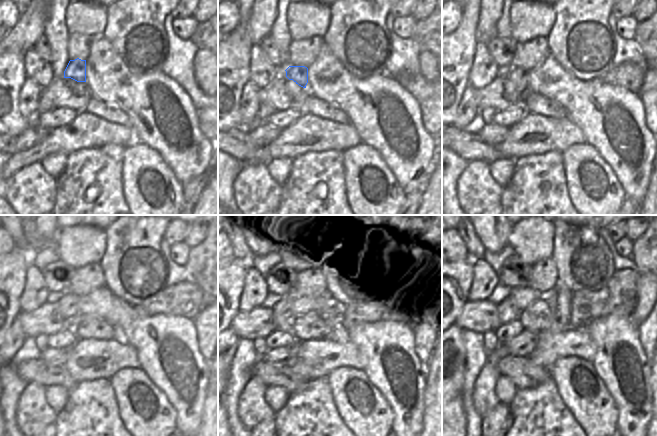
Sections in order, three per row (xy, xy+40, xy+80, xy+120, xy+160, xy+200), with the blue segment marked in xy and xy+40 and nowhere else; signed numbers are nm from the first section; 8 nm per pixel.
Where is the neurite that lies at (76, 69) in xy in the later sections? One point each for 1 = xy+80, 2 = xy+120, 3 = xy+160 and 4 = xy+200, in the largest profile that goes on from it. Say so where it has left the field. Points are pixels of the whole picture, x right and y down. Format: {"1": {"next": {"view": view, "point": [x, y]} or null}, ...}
{"1": {"next": {"view": "xy+80", "point": [519, 78]}}, "2": {"next": {"view": "xy+120", "point": [67, 303]}}, "3": {"next": {"view": "xy+160", "point": [284, 314]}}, "4": {"next": {"view": "xy+200", "point": [507, 311]}}}

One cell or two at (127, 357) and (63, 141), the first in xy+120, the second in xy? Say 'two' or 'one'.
one

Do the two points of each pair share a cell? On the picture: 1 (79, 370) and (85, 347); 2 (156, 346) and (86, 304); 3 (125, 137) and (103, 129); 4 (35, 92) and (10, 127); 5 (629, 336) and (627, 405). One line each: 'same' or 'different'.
1: same
2: same
3: same
4: different
5: same

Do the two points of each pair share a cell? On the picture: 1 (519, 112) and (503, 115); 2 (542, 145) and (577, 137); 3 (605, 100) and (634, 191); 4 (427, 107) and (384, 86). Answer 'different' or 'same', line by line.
1: same
2: same
3: same
4: different

